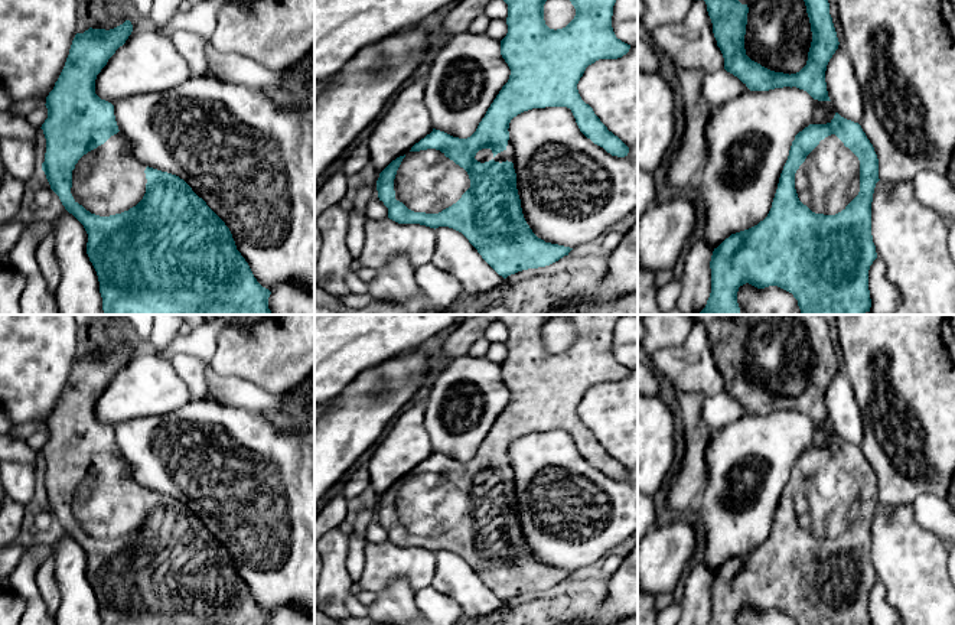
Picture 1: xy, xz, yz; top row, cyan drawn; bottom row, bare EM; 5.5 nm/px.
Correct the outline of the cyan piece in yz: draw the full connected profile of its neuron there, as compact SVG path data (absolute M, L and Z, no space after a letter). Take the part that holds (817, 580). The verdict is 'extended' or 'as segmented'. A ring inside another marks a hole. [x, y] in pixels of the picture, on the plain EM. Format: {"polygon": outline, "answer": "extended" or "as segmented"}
{"polygon": "M835 436L834 442L827 447L809 447L795 459L788 484L779 501L778 512L767 540L757 548L731 557L717 572L714 572L711 592L711 616L707 625L737 625L739 611L749 606L757 612L778 609L789 616L798 625L871 625L868 613L868 593L877 582L876 569L871 559L871 525L876 507L879 505L879 482L873 468L867 462L858 446L847 443Z", "answer": "extended"}

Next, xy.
{"polygon": "M126 344L123 348L105 354L89 351L84 357L76 357L65 390L55 406L53 413L46 420L48 442L42 447L42 453L46 462L45 485L42 494L50 508L50 512L59 520L65 533L72 537L85 551L88 557L87 577L92 586L98 605L102 625L268 625L271 615L263 611L254 600L248 586L237 573L235 564L225 546L199 521L192 511L179 499L162 495L141 486L133 476L131 466L126 458L118 453L114 429L105 423L101 423L95 417L95 403L101 393L107 388L108 383L115 374L126 367L133 355L133 348Z", "answer": "extended"}

